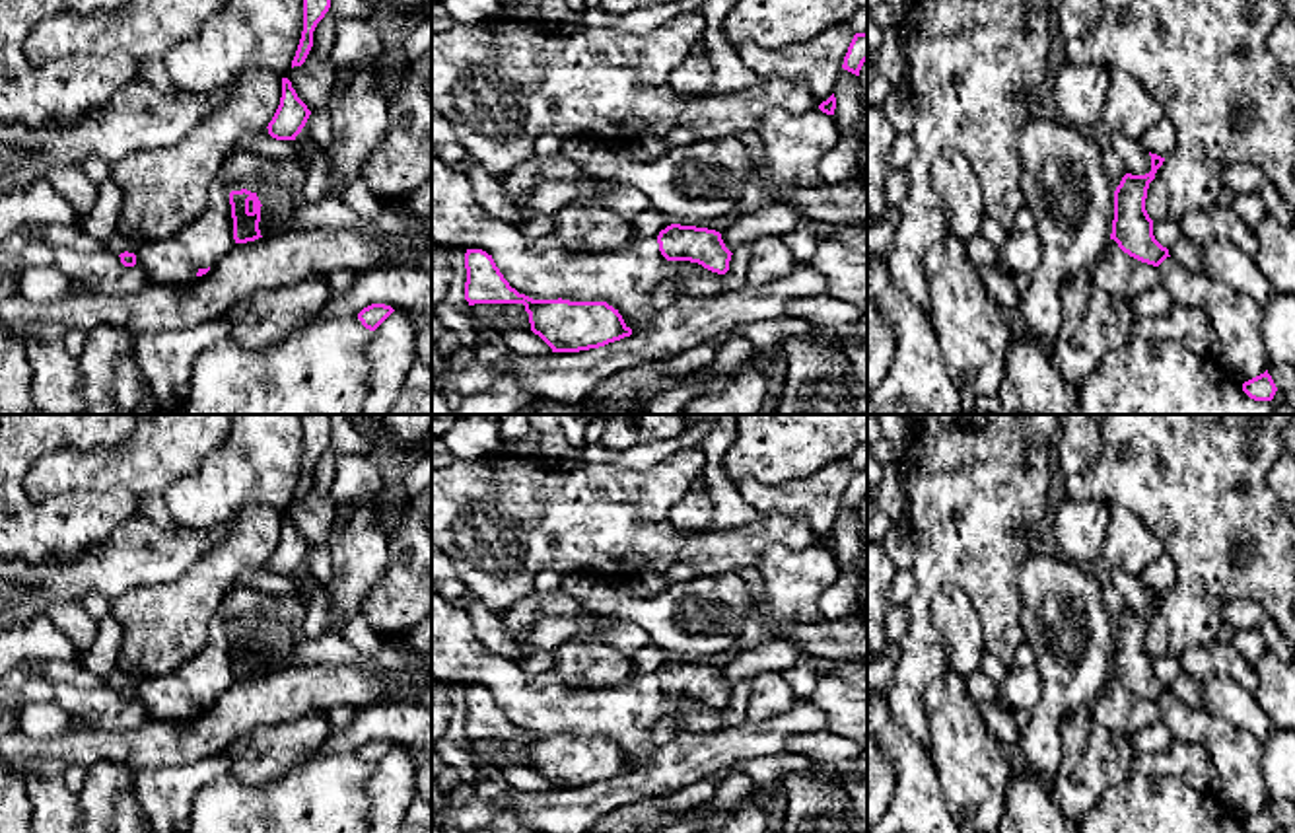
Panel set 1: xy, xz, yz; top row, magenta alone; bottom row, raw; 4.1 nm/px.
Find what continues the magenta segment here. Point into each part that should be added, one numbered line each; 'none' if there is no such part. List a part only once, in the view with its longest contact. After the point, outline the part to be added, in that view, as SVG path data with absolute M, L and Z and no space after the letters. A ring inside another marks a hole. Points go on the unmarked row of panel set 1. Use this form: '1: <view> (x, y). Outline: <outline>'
none

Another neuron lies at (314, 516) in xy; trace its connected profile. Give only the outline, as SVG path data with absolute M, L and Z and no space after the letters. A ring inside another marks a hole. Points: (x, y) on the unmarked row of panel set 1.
M311 483L305 498L290 504L282 514L292 518L298 533L313 549L327 543L336 506L331 502L331 494L317 492L315 485Z

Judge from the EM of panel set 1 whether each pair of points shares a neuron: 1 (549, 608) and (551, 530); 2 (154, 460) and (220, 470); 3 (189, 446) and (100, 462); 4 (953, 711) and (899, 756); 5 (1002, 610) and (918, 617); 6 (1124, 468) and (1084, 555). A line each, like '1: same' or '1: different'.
1: different
2: different
3: same
4: different
5: same
6: different

